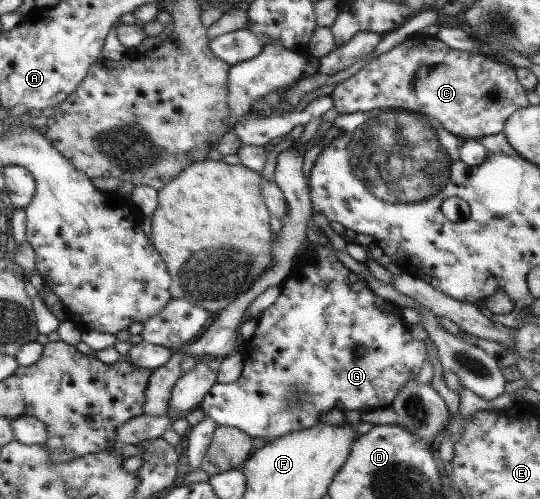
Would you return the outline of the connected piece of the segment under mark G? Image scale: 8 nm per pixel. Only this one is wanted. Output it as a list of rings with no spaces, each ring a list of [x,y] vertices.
[[[310,246],[309,255],[298,256],[291,273],[279,286],[279,298],[256,319],[252,336],[241,350],[244,364],[237,381],[213,384],[197,405],[219,426],[229,427],[266,441],[317,425],[318,417],[333,408],[369,413],[390,407],[397,391],[414,379],[426,350],[422,341],[411,338],[400,308],[375,296],[363,279],[347,269],[335,253],[324,246]]]

